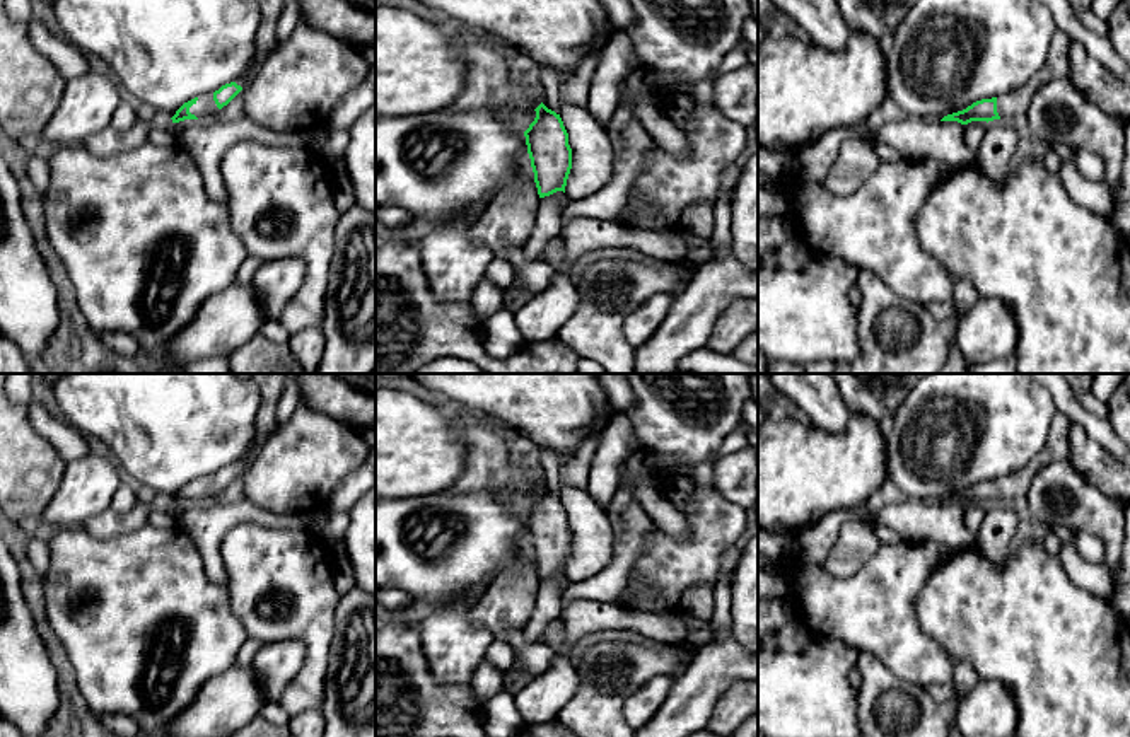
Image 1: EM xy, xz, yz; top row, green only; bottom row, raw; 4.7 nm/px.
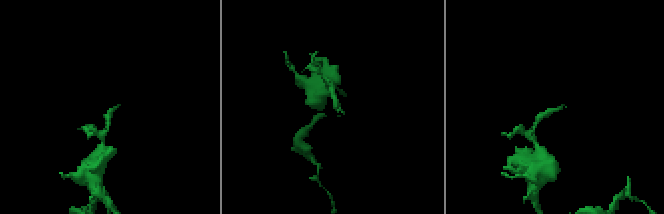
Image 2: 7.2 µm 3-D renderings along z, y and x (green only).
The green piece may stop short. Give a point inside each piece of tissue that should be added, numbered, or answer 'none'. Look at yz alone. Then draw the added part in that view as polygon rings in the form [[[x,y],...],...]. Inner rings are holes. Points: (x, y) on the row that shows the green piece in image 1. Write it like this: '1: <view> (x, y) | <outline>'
1: yz (1057, 65) | [[[1055,29],[1045,65],[1019,89],[997,97],[1000,119],[1012,119],[1024,114],[1031,96],[1045,84],[1070,75],[1070,39],[1062,29]]]

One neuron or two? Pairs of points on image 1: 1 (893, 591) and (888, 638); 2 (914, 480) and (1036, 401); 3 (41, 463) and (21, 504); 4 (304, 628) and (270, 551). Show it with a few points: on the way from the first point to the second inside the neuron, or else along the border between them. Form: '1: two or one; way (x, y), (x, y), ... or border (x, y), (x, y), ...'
1: one; way (888, 603), (888, 626)
2: one; way (944, 473), (966, 473), (1006, 432)
3: one; way (31, 473), (21, 483), (21, 493)
4: one; way (302, 609), (299, 596), (273, 570)

